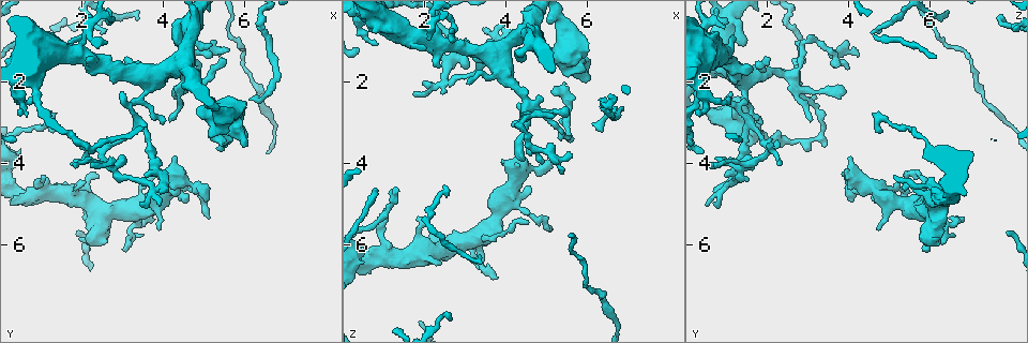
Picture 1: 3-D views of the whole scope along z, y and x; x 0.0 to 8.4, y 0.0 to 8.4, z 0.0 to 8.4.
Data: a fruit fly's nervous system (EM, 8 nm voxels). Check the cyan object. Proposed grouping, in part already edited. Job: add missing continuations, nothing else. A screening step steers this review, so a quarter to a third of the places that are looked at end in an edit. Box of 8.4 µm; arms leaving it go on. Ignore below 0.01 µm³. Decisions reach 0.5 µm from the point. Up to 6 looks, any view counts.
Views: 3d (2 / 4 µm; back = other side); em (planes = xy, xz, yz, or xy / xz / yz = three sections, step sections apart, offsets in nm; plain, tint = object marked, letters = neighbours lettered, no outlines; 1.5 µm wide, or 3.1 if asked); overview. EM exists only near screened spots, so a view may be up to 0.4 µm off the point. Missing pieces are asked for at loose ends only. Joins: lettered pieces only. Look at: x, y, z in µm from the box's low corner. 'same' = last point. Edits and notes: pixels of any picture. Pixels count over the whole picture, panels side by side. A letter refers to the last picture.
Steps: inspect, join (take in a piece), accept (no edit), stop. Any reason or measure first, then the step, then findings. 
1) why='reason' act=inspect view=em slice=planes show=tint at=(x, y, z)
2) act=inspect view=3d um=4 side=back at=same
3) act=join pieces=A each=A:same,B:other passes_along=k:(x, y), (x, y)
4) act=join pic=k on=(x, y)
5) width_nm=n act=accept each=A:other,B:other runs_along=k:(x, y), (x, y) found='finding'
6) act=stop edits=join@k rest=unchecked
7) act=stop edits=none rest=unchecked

why='free end' act=inspect view=em slice=planes show=letters at=(3.80, 5.35, 6.90)

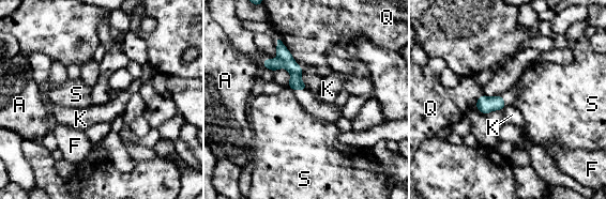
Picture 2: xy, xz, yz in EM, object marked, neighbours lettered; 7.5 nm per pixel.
act=accept each=A:other,F:other,K:other,Q:other,S:other border=2:(506, 105), (502, 110) found='none of them fits'

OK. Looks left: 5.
why='stops while still wide' act=inspect view=em slice=yz step=4 show=tint at=(3.95, 4.20, 3.85)

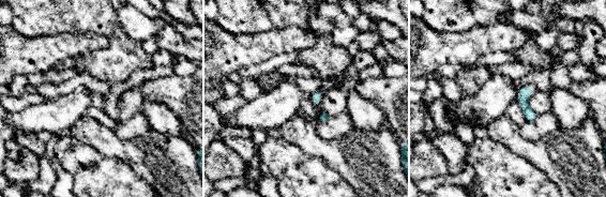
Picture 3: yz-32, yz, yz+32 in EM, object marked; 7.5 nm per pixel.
why='cut it another way' act=inspect view=em slice=planes show=letters at=same

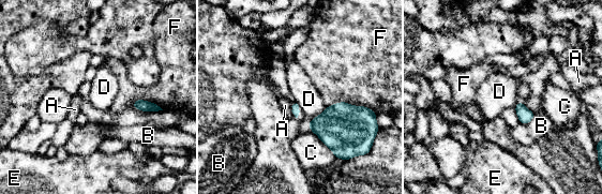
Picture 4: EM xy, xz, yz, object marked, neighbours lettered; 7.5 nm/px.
longest_contact=F:360nm act=accept each=A:other,B:other,C:other,D:other,E:other,F:other border=4:(327, 106), (306, 123) found='none of them fits'

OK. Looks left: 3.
why='free end' act=inspect view=em slice=planes show=plain at=(5.35, 1.35, 4.20)

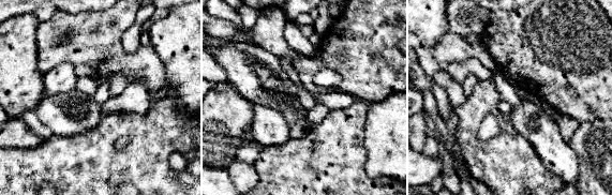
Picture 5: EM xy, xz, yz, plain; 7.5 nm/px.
act=inspect view=em slice=planes show=tint at=same

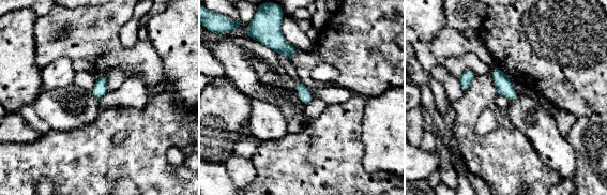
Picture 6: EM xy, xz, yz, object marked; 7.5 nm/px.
why='see the neighbours' act=inspect view=em slice=planes show=letters at=same

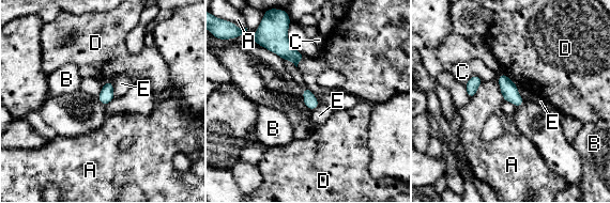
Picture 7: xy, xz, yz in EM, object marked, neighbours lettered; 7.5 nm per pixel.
act=accept each=A:other,B:other,C:other,D:other,E:other border=7:(498, 79), (500, 92), (504, 99) found='none of them fits'

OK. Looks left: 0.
act=stop edits=none rest=unchecked

